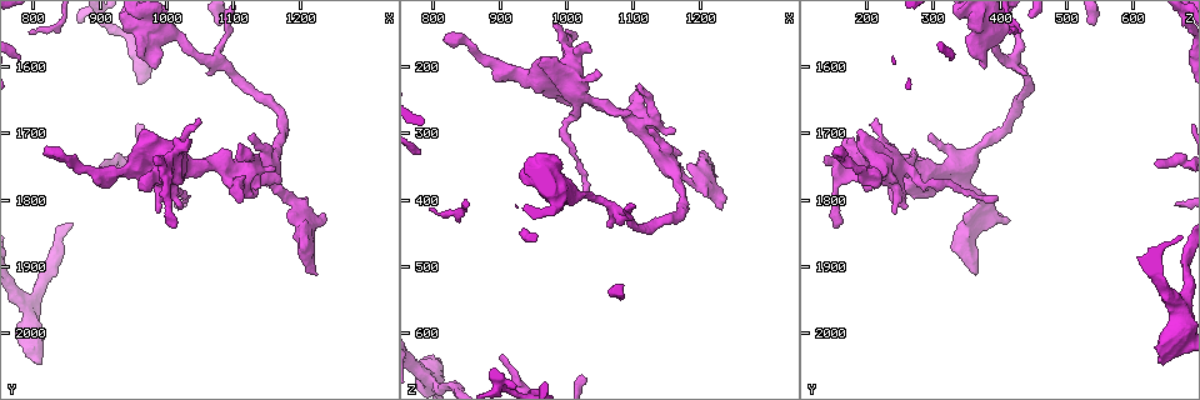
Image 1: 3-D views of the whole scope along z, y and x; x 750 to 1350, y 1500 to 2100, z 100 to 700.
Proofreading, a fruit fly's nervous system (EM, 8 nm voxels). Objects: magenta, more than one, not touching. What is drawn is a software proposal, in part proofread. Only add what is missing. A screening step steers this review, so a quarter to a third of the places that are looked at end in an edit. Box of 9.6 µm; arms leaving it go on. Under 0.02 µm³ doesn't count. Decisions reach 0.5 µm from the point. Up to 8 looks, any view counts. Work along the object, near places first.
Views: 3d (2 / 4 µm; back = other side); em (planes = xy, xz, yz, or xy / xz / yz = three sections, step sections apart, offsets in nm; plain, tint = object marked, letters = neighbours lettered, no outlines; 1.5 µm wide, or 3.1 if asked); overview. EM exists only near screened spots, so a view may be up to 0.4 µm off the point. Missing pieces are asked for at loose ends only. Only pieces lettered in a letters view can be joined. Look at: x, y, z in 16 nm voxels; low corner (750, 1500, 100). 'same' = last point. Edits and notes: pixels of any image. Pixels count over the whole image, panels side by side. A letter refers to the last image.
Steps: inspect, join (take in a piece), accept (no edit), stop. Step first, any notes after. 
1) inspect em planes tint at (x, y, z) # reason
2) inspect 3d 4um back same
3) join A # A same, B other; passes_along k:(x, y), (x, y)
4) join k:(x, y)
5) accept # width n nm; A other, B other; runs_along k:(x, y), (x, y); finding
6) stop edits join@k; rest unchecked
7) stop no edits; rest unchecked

inspect em xy step 4 tint at (815, 1735, 160) # free end

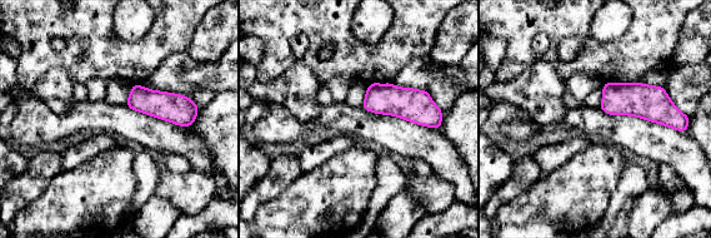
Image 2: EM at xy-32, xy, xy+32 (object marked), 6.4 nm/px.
inspect em planes tint same # cut it another way

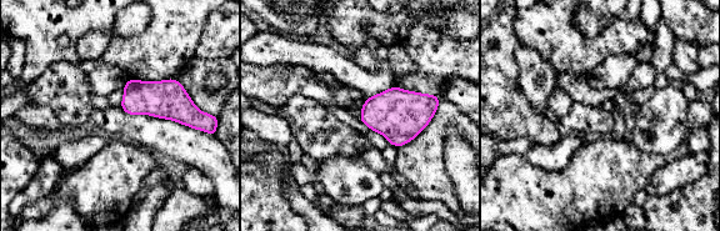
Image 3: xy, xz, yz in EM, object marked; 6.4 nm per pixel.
inspect em planes letters same # see the neighbours

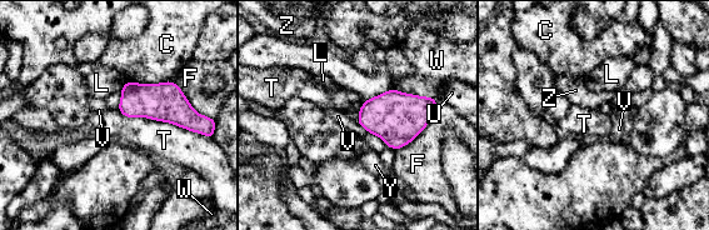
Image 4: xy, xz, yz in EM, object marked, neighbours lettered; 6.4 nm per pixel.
accept # C other, F other, L other, T other, U other, V other, W other, Y other, Z other; border 4:(118, 108), (126, 116), (203, 135); no lettered piece goes on from it

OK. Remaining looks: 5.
inspect em planes letters at (985, 1820, 235) # an open end

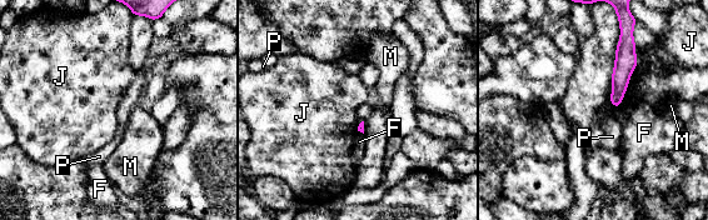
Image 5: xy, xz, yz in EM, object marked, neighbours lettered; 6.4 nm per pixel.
accept # F other, J other, M other, P other; border 5:(619, 26), (612, 75), (614, 108); no lettered piece goes on from it

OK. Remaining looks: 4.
inspect 3d 4um at (1035, 1705, 165) # free end

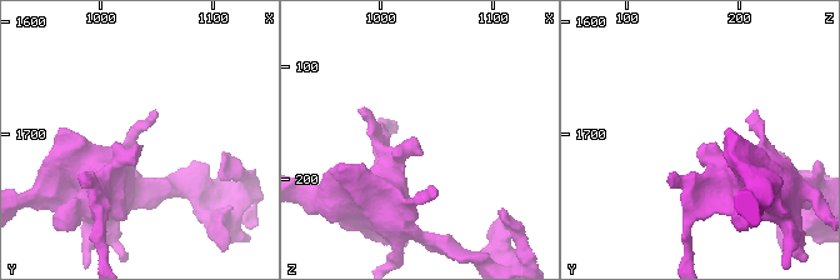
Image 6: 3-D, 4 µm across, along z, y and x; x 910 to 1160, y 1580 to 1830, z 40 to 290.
inspect em xy step 4 letters at (1032, 1710, 168) # shape alone is not enough

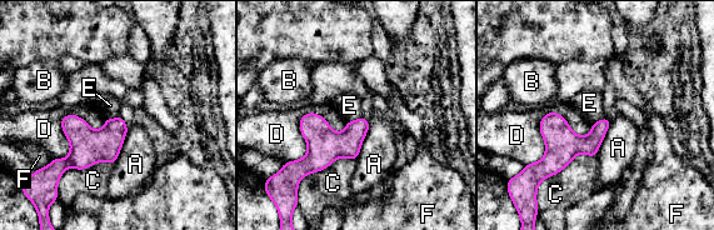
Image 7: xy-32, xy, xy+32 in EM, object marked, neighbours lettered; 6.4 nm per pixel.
accept # A other, B other, C other, D other, E other, F other; border 7:(593, 124), (548, 113), (525, 165); none of them fits

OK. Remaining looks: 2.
stop no edits; rest unchecked

